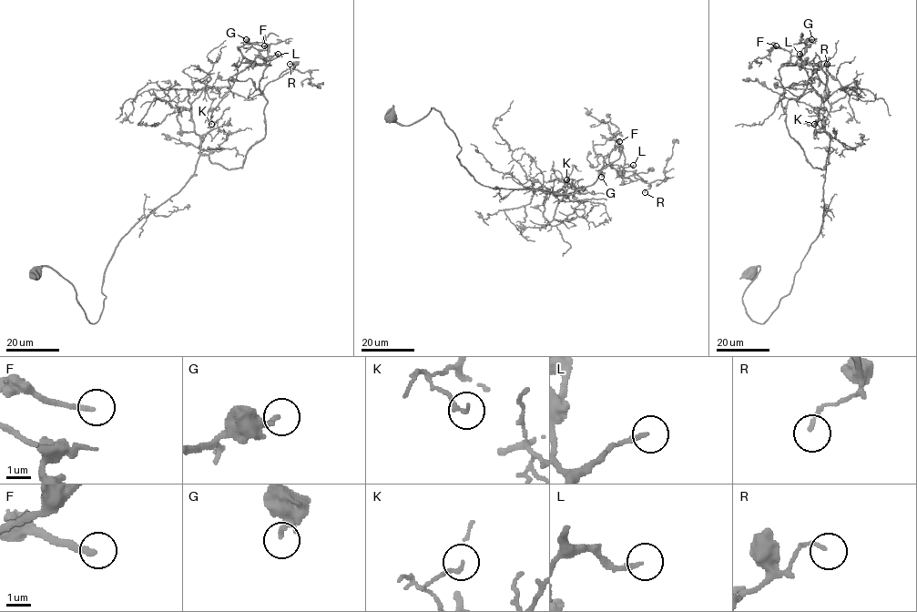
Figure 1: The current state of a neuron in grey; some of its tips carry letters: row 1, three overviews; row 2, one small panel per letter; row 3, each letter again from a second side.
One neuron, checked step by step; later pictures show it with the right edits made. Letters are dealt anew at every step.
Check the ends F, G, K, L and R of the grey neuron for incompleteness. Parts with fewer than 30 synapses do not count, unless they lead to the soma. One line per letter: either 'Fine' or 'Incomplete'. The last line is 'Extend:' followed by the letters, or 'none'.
F: Incomplete
G: Fine
K: Fine
L: Incomplete
R: Fine
Extend: F, L

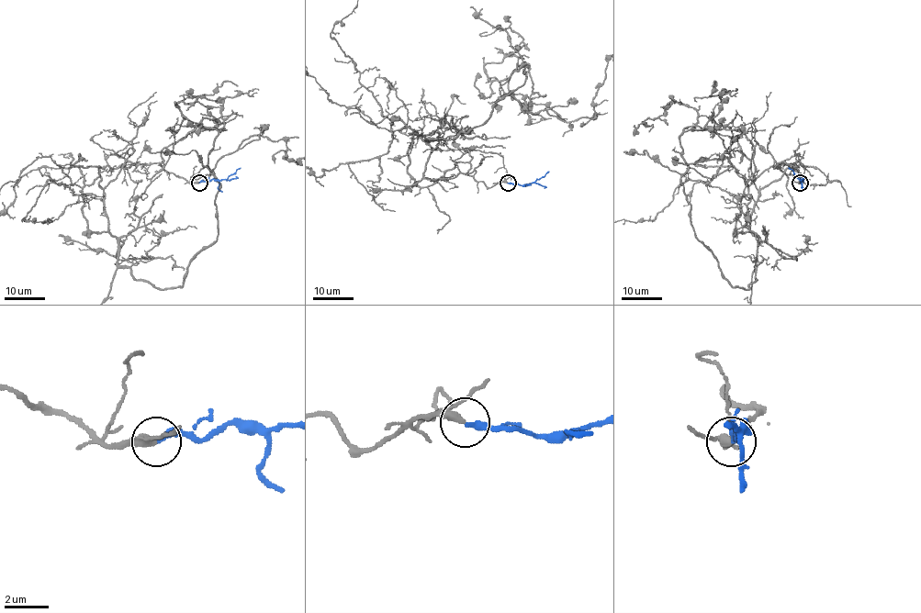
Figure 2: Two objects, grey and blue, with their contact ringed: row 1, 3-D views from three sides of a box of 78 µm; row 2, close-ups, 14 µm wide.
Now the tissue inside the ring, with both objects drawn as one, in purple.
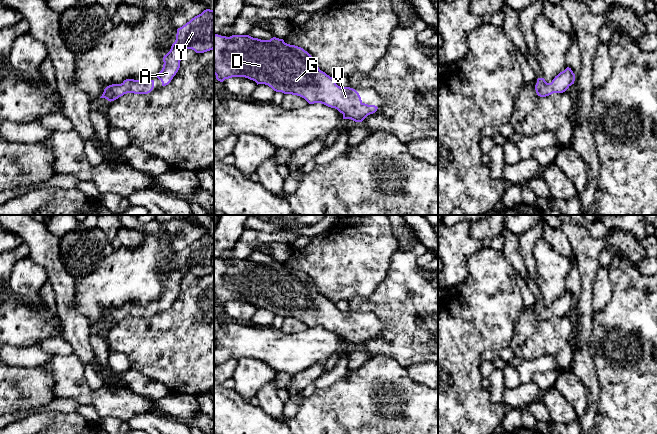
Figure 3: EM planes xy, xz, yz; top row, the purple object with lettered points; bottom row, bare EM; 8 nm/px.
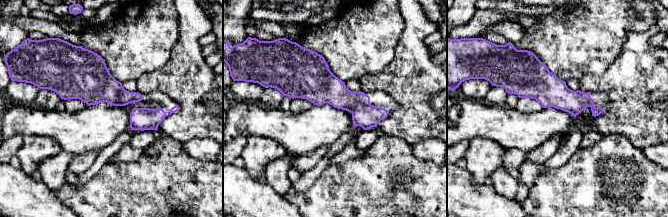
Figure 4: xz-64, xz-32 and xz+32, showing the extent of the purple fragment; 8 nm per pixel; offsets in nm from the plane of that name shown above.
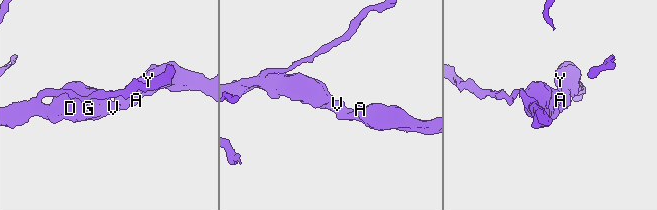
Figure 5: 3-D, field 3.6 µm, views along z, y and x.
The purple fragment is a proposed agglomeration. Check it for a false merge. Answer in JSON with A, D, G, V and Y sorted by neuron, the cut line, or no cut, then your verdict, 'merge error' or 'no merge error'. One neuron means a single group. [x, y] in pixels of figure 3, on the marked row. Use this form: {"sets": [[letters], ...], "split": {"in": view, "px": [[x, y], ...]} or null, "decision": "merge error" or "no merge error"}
{"sets": [["A", "D", "G", "V", "Y"]], "split": null, "decision": "no merge error"}

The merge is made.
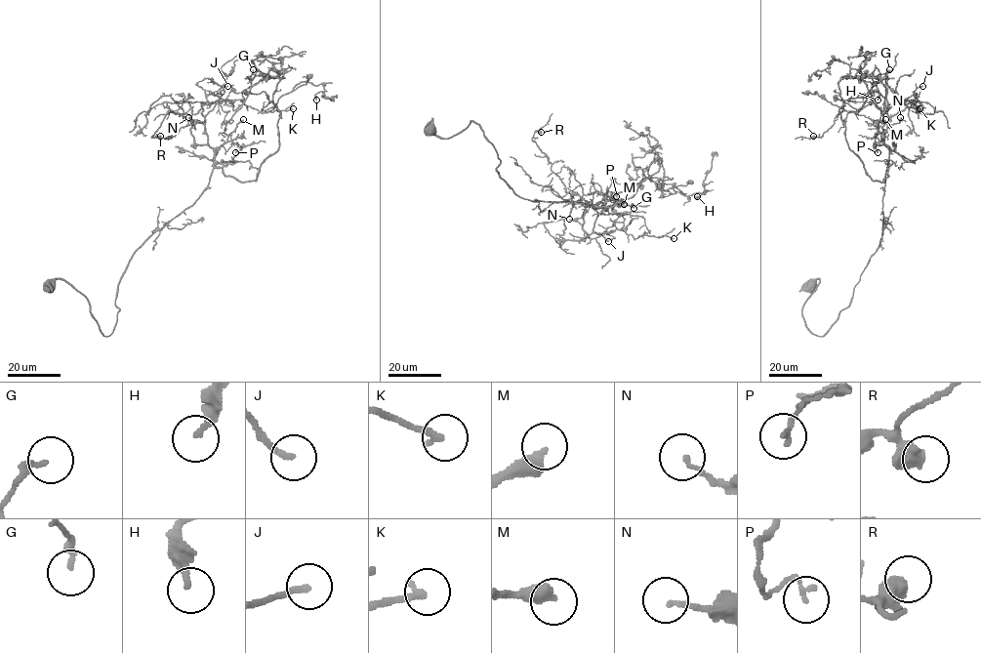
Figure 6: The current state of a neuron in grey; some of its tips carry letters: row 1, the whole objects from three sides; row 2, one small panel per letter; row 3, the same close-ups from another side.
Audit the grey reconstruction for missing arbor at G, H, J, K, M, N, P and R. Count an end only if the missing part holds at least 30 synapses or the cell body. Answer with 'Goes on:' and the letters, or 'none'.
Goes on: M

